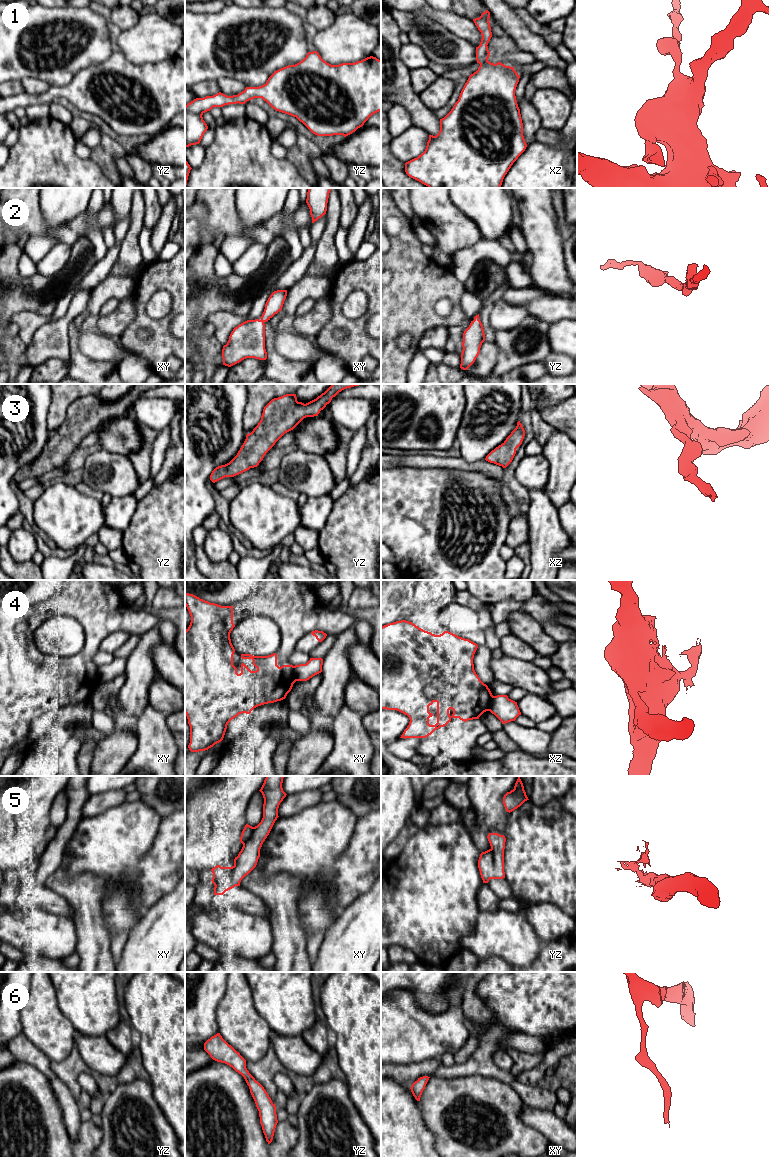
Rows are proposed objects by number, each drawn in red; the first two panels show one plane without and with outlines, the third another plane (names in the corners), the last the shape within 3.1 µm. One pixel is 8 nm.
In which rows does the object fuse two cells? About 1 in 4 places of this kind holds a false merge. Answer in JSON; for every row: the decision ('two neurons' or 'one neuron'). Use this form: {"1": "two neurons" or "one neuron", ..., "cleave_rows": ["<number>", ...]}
{"1": "one neuron", "2": "one neuron", "3": "one neuron", "4": "two neurons", "5": "one neuron", "6": "one neuron", "cleave_rows": ["4"]}

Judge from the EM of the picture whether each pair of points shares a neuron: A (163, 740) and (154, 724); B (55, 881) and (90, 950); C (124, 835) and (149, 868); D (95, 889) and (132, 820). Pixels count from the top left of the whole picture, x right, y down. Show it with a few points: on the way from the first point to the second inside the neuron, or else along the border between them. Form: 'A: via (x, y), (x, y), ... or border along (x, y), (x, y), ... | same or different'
A: via (159, 736), (154, 731), (154, 728) | same
B: via (73, 896), (87, 911), (90, 932) | same
C: border along (154, 837), (139, 860), (136, 879) | different
D: border along (77, 874), (83, 871), (91, 871), (104, 883) | different

